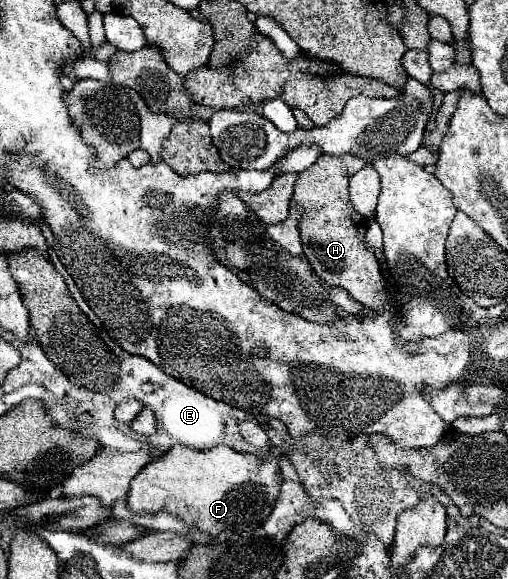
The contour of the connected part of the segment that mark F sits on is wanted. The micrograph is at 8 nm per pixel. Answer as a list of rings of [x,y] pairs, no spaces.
[[[176,445],[160,459],[150,461],[136,475],[134,483],[130,483],[128,505],[132,511],[142,511],[142,513],[168,511],[178,519],[186,521],[190,527],[208,531],[210,535],[232,533],[238,537],[248,537],[258,529],[258,523],[264,523],[272,513],[272,507],[280,495],[280,487],[282,487],[280,461],[272,455],[260,457],[254,453],[238,453],[226,445],[218,445],[206,451]]]

